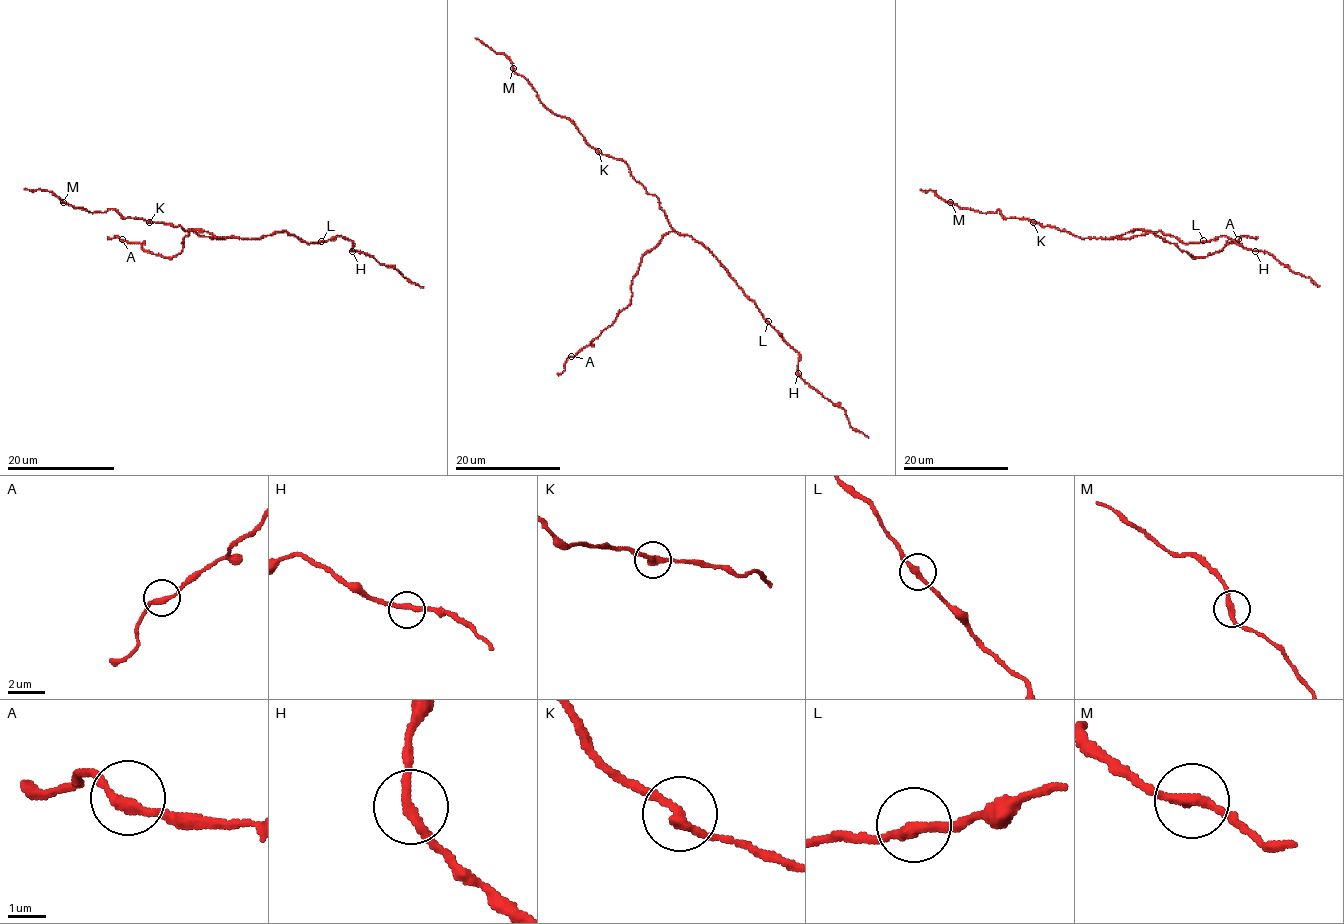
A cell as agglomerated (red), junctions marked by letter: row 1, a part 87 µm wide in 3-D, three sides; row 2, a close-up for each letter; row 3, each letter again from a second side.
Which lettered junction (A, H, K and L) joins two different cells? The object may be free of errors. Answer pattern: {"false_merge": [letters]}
{"false_merge": []}

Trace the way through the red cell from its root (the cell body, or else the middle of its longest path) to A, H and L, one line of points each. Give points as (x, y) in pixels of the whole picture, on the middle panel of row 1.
A: (679, 234), (668, 231), (642, 256), (631, 284), (631, 301), (610, 325), (572, 356)
H: (679, 234), (691, 235), (700, 242), (726, 270), (762, 317), (798, 353), (798, 373)
L: (679, 234), (691, 235), (700, 242), (768, 321)

